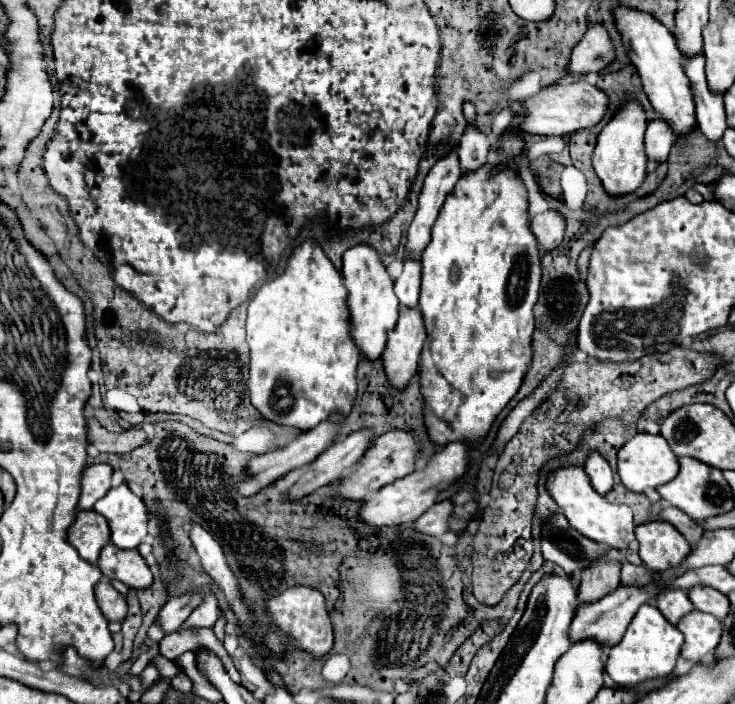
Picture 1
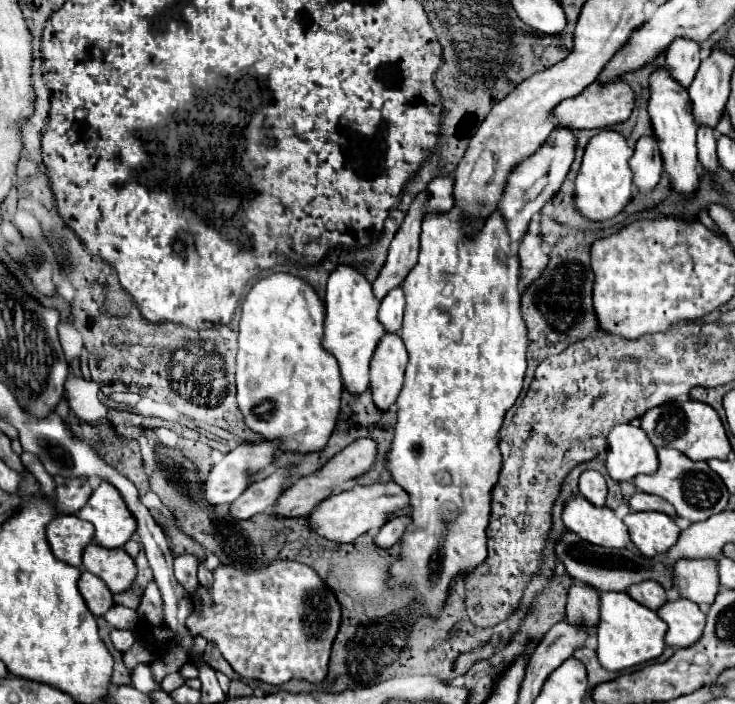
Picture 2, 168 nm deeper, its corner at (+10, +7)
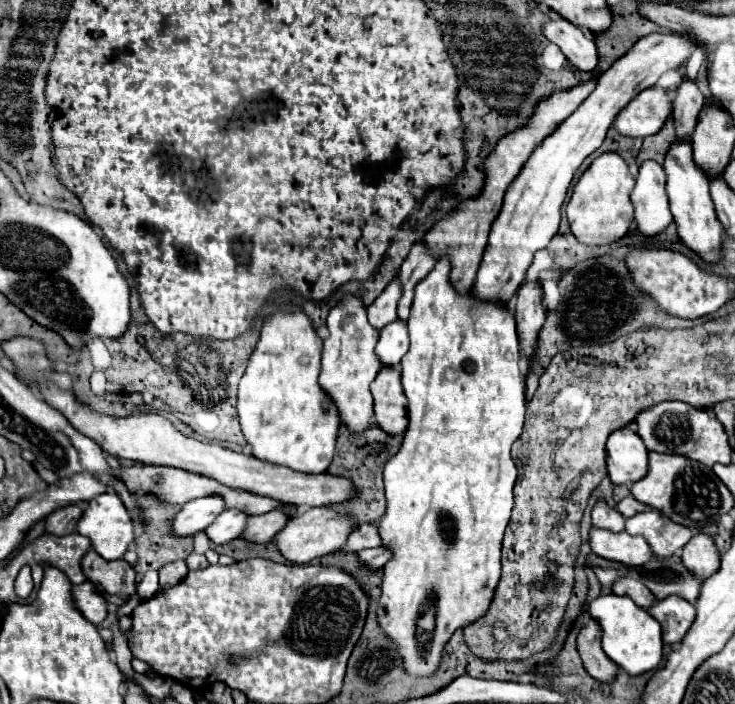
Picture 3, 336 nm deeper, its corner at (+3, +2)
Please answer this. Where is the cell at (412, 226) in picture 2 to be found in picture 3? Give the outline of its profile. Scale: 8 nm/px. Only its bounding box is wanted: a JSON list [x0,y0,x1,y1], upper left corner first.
[367,278,401,330]

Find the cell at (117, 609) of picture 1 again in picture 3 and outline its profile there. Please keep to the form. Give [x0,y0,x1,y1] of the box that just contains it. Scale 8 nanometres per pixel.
[71,582,107,624]

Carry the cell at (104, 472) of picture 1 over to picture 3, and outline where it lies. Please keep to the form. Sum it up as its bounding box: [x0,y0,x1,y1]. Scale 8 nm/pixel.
[45,506,83,536]

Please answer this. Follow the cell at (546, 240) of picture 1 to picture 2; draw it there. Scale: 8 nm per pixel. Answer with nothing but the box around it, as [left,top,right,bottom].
[518,231,548,289]

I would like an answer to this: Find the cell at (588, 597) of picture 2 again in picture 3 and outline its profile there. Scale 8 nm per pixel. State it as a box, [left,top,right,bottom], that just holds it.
[577,622,619,682]

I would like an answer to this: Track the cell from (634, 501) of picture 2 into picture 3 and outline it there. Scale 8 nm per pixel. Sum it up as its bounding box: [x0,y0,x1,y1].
[617,496,649,518]

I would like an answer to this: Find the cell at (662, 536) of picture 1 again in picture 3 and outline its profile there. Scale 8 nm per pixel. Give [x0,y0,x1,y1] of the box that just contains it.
[625,510,693,558]

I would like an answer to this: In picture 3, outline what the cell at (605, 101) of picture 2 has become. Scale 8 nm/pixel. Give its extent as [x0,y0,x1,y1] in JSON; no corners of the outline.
[615,86,673,138]

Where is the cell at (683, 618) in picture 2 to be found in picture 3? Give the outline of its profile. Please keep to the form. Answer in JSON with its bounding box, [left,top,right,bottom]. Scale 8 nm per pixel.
[649,594,695,644]

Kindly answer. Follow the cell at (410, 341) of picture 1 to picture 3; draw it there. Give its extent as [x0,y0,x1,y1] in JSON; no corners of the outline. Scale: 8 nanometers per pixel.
[371,368,409,436]

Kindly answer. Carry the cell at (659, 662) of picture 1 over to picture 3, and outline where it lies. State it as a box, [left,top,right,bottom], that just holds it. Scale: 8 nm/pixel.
[587,594,663,676]

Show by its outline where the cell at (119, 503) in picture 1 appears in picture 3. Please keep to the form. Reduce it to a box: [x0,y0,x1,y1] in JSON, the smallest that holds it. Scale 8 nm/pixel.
[77,492,133,560]

